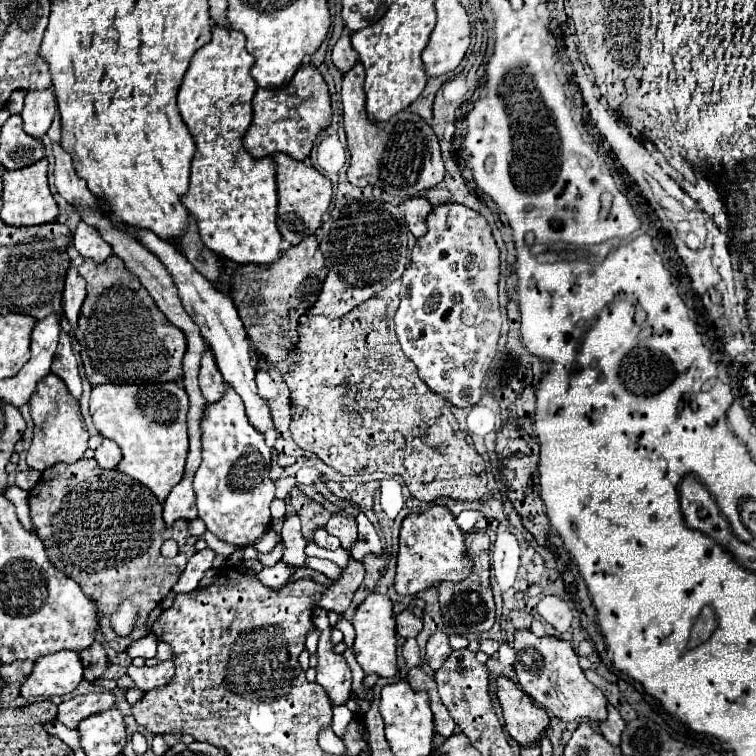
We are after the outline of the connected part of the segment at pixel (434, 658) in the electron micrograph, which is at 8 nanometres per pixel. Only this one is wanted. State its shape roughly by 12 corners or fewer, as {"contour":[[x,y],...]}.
{"contour":[[434,633],[426,645],[426,663],[438,671],[452,653],[448,635]]}

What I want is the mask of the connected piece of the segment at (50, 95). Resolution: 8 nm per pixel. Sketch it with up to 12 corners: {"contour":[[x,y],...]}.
{"contour":[[52,89],[26,93],[24,131],[42,137],[54,115]]}

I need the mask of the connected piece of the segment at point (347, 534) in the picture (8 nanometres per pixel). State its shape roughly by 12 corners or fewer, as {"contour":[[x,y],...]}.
{"contour":[[330,517],[326,529],[342,539],[346,551],[358,539],[356,519]]}

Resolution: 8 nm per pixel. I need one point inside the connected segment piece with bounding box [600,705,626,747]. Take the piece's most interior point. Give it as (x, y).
(613, 727)

